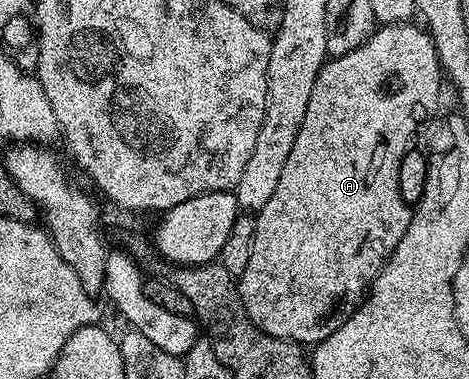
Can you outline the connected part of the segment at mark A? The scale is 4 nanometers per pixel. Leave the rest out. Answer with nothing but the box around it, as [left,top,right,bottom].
[237,21,445,344]

